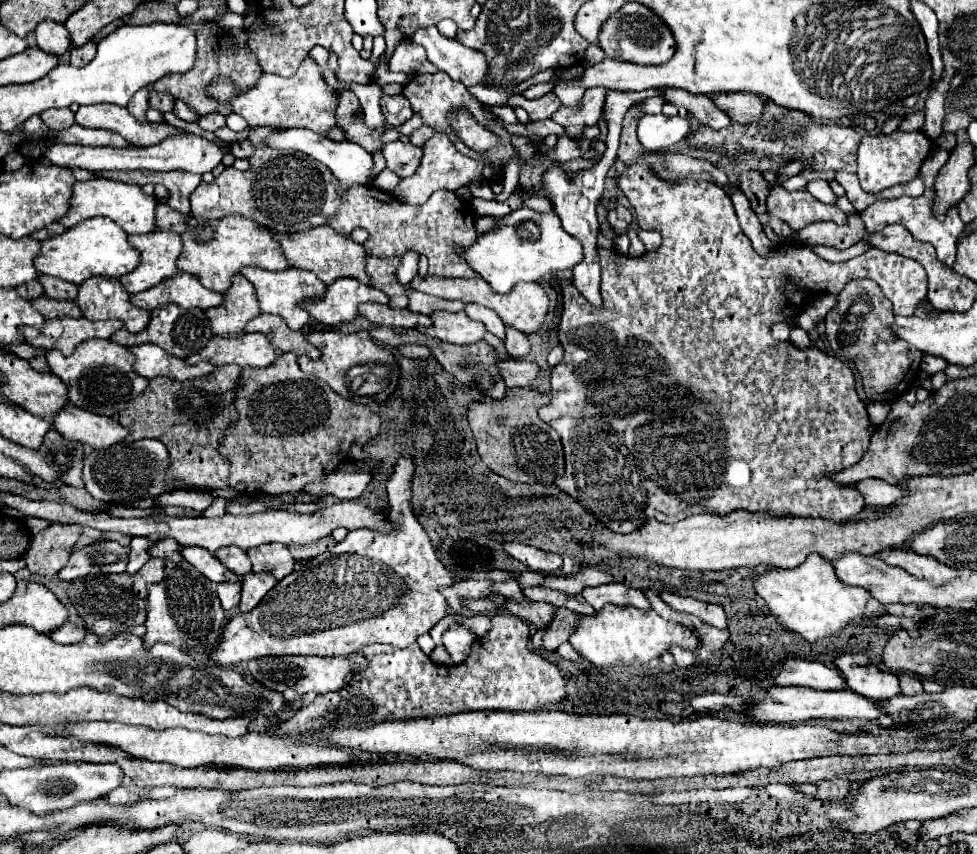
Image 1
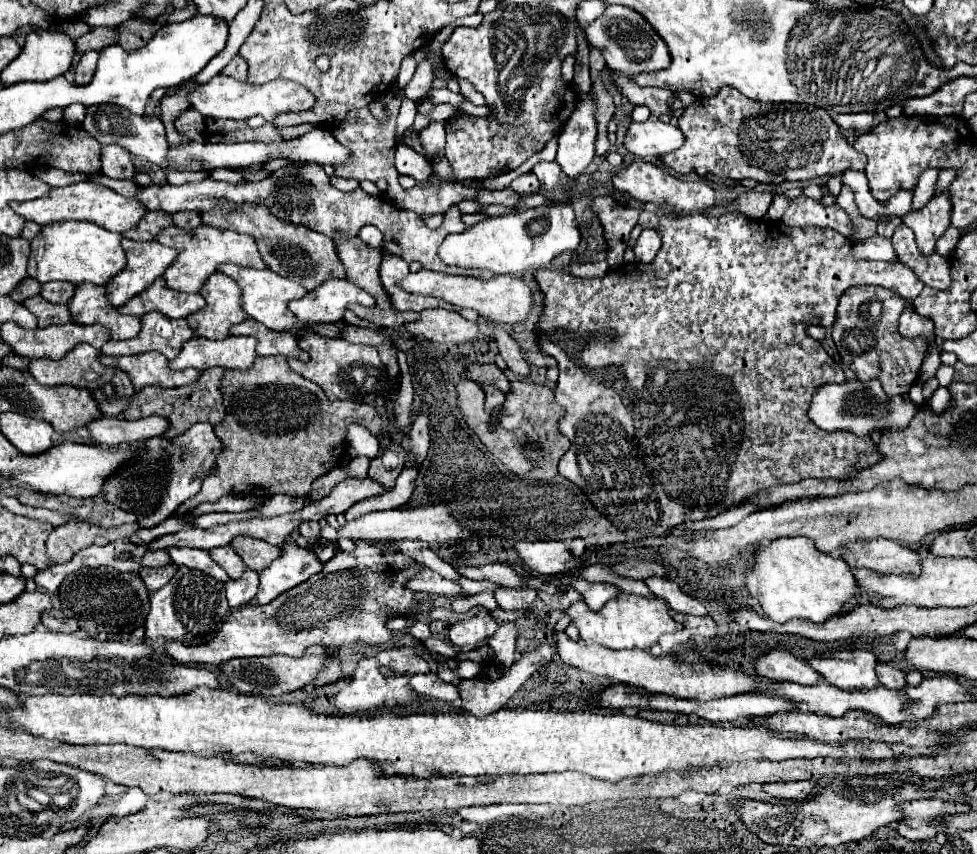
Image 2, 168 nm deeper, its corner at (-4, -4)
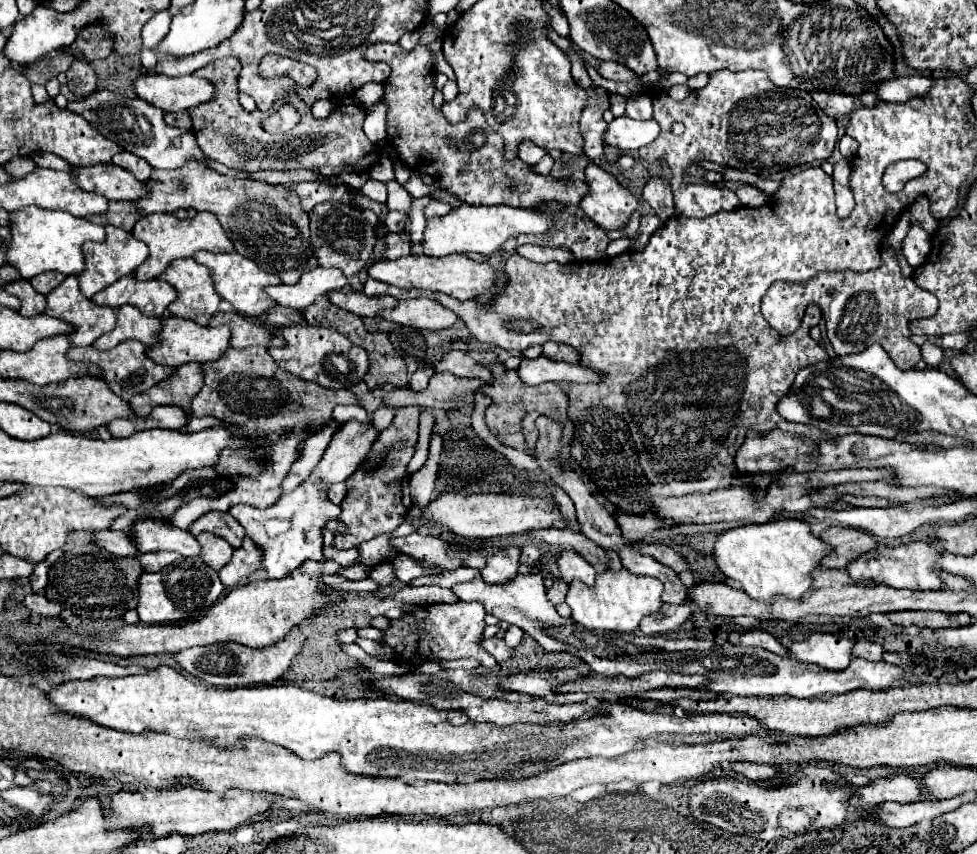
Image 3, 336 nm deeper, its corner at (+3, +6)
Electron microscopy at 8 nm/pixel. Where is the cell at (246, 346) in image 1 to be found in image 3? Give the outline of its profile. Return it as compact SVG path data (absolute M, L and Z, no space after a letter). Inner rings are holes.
M161 318L161 330L159 330L159 342L155 346L147 348L147 358L151 358L157 364L167 364L167 366L181 366L187 362L213 362L217 360L227 348L229 348L229 338L231 330L229 326L219 326L219 328L203 328L191 320L183 318Z

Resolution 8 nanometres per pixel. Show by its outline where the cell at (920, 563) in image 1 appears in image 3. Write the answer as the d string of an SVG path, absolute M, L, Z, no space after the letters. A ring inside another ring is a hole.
M831 526L819 534L819 538L831 546L831 554L819 562L823 568L839 568L845 570L847 564L861 554L877 548L877 542L873 540L871 534L855 528L845 528L845 526Z

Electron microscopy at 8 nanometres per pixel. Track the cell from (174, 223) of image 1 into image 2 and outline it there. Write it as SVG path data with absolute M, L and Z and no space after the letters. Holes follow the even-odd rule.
M146 212L146 216L140 220L140 224L134 230L128 230L124 236L132 240L154 240L158 236L158 230L164 230L172 226L172 216L166 212Z

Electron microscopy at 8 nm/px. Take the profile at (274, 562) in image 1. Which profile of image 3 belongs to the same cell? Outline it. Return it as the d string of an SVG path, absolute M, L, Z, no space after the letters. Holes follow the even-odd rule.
M215 510L199 516L189 526L189 532L193 536L197 536L201 532L213 532L215 536L225 538L233 548L239 548L241 542L243 542L243 536L245 536L243 526L239 526L239 522L235 518L231 518L231 514L227 514L227 512L215 512Z

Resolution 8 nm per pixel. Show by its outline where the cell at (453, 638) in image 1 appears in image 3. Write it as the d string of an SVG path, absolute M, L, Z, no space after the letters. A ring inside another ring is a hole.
M479 602L457 604L415 604L413 612L391 620L387 630L381 630L381 644L391 648L391 654L381 660L395 660L401 664L421 665L425 660L457 660L475 658L483 666L496 666L497 661L483 646L485 610Z

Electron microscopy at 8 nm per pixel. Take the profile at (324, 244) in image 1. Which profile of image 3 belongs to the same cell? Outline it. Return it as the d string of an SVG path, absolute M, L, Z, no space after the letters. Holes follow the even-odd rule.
M195 160L185 162L179 170L153 170L145 184L149 194L135 200L141 214L175 212L179 208L217 214L237 254L251 258L265 272L279 274L285 284L295 284L303 272L317 268L317 258L309 240L309 216L301 210L299 196L291 194L285 186L223 176Z

